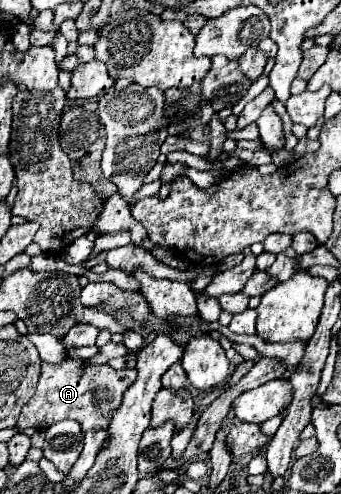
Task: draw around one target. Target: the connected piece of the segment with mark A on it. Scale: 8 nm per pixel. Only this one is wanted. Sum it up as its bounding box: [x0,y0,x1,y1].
[17,357,135,433]

